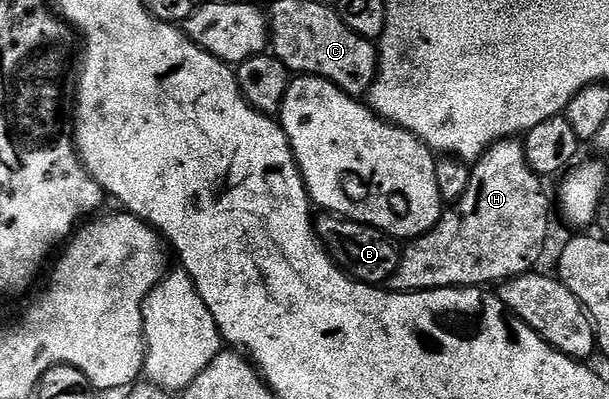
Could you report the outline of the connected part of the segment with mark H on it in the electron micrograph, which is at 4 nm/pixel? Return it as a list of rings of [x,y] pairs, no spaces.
[[[504,140],[495,142],[484,152],[479,159],[470,167],[471,175],[469,176],[469,188],[465,188],[465,196],[454,204],[448,205],[439,223],[436,224],[428,234],[422,234],[419,238],[412,238],[402,247],[399,256],[399,271],[389,280],[390,289],[396,292],[414,292],[417,290],[446,290],[448,288],[491,288],[496,284],[507,282],[511,278],[516,278],[522,274],[530,274],[536,269],[539,257],[543,254],[543,249],[547,246],[547,233],[551,230],[551,210],[553,214],[553,202],[547,199],[547,190],[544,179],[529,168],[525,160],[523,143],[519,140]]]

